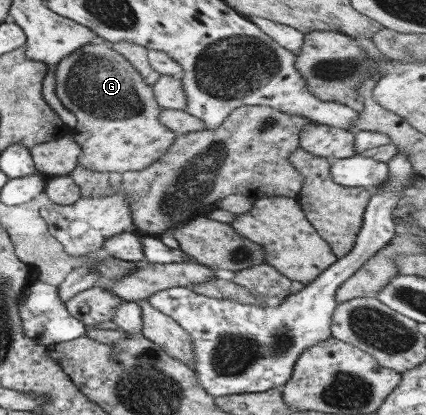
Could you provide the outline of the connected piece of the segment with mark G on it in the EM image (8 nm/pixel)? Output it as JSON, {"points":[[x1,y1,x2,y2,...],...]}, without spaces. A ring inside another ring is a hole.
{"points":[[99,40,92,44,84,44,82,48,66,55,55,66,55,80,56,98,76,118,71,134,74,142,80,146,77,165,82,168,94,172,139,171,160,158,176,137,172,130,168,130,158,120,161,108,152,96,151,86,144,83,140,73,121,54,111,50,110,44,106,42]]}

